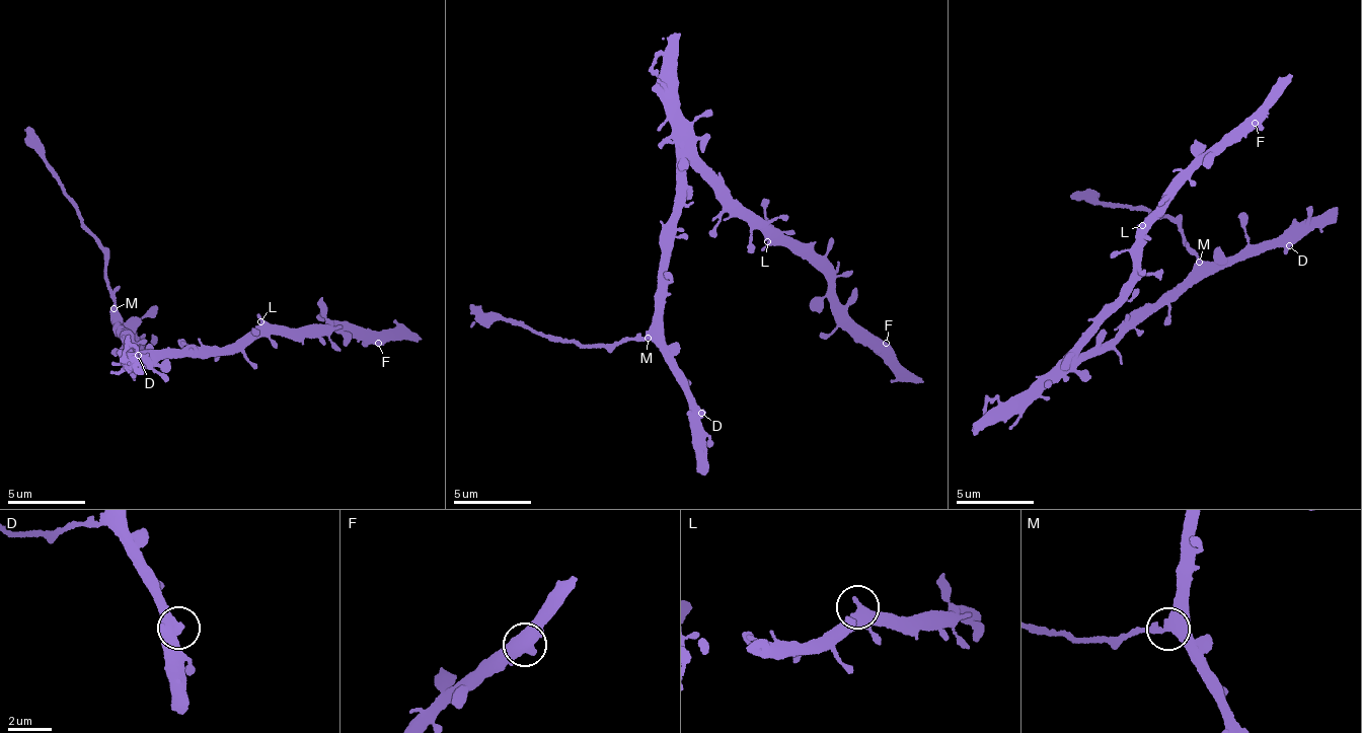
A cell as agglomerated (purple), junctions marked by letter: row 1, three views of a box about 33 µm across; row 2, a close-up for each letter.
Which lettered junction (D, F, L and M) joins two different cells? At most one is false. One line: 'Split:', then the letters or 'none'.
Split: M

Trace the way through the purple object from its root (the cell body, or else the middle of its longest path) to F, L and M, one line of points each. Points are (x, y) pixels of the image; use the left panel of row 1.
F: (149, 356), (154, 352), (178, 358), (231, 355), (263, 335), (299, 341), (334, 330), (367, 336), (378, 343)
L: (149, 356), (154, 352), (178, 358), (207, 358), (255, 328), (260, 321)
M: (149, 356), (145, 360), (125, 343), (114, 326), (118, 322), (112, 310)

